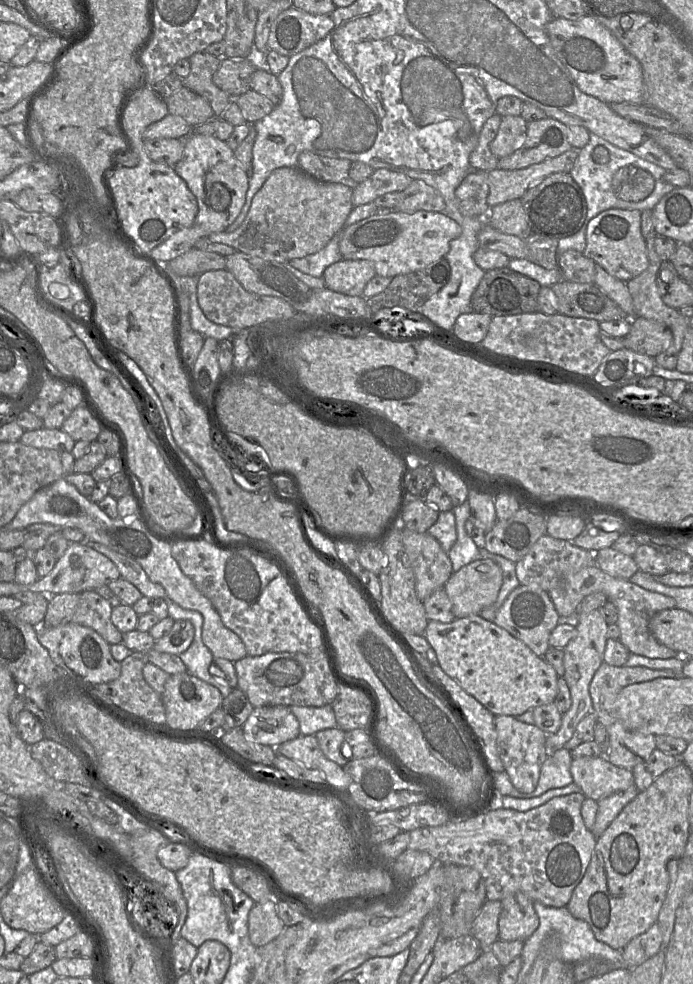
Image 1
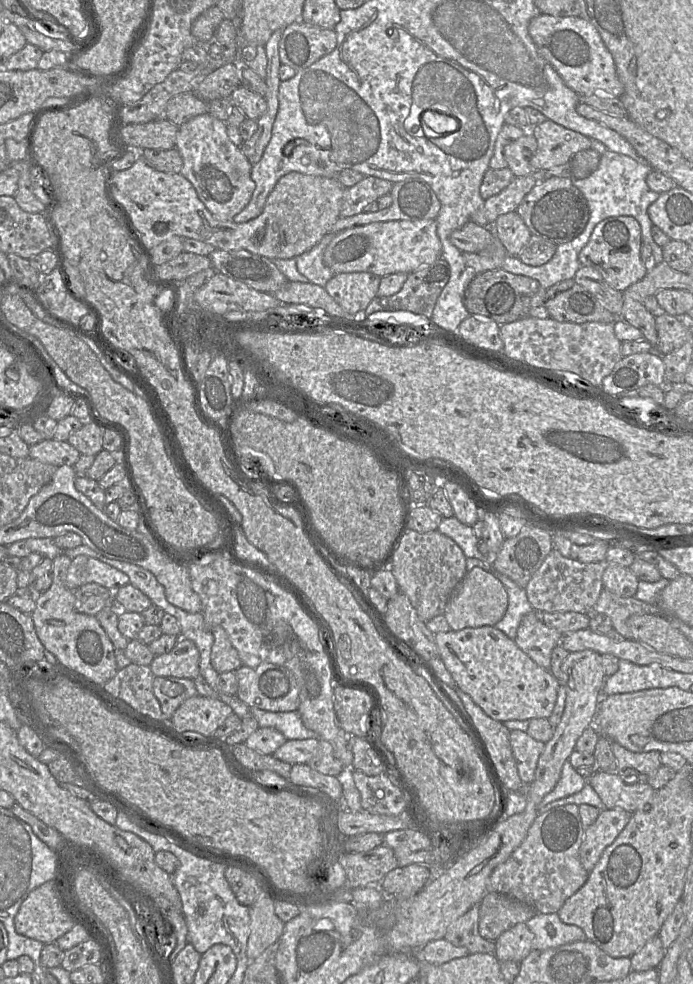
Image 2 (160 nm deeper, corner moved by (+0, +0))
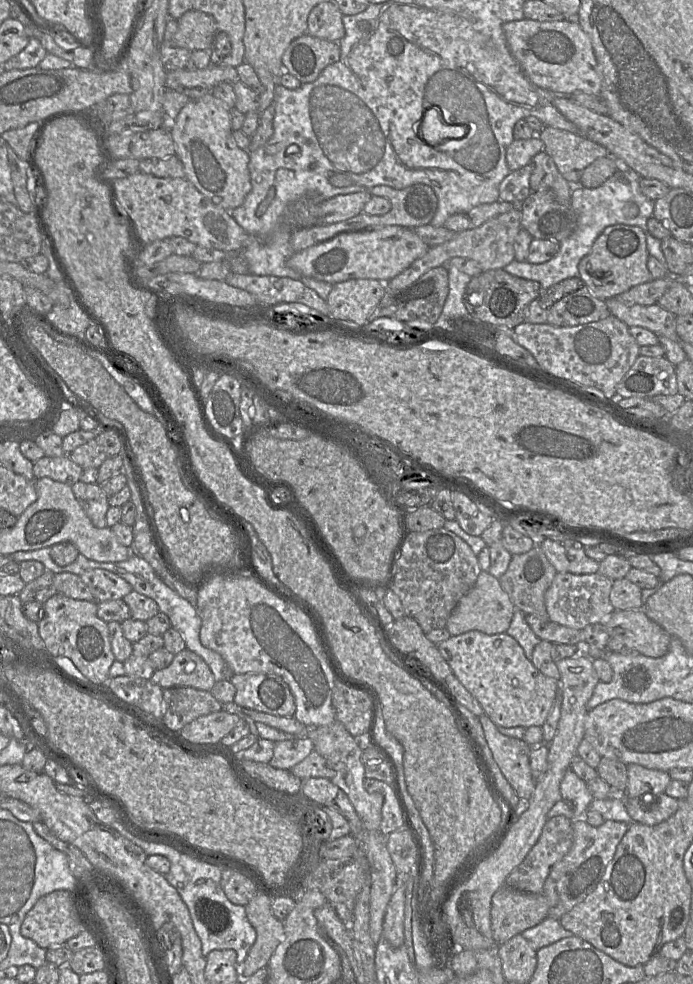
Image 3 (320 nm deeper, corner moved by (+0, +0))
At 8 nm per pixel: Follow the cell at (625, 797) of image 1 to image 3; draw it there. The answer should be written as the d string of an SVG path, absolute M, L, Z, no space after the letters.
M583 818L573 821L572 826L574 835L572 848L554 864L542 893L549 904L548 916L556 920L560 920L595 890L629 829L629 824L612 820L605 820L601 826L593 827Z

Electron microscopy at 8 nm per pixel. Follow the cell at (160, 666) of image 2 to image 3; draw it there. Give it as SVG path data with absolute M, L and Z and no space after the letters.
M187 648L176 654L169 666L154 671L150 681L163 689L192 687L204 691L210 691L216 682L206 662Z

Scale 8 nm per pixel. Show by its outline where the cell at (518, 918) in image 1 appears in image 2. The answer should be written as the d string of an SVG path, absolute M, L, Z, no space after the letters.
M518 923L504 931L495 941L495 956L500 962L514 961L520 964L533 950L533 940L534 934L527 924Z

